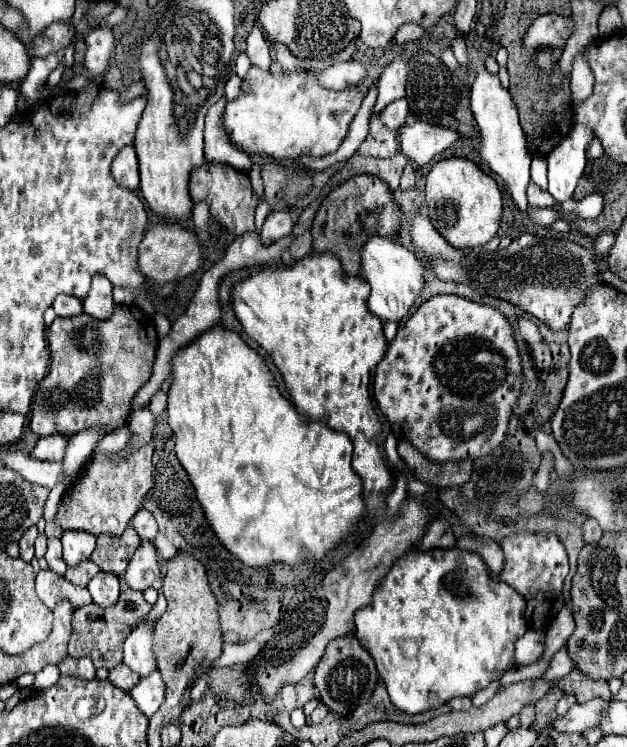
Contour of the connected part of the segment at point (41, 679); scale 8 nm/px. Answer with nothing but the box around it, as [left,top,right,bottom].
[34,666,60,690]

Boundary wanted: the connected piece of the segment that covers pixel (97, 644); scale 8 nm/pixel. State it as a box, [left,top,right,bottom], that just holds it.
[68,590,150,668]

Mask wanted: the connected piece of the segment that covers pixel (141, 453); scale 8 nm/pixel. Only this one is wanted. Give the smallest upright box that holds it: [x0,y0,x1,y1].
[54,444,154,536]

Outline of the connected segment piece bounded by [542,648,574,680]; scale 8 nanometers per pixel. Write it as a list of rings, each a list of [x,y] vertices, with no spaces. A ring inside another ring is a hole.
[[[562,648],[554,654],[552,658],[552,664],[548,668],[548,672],[542,676],[546,680],[554,680],[554,678],[562,678],[566,674],[570,674],[574,670],[574,664],[572,664],[572,658],[568,654],[568,648]]]

